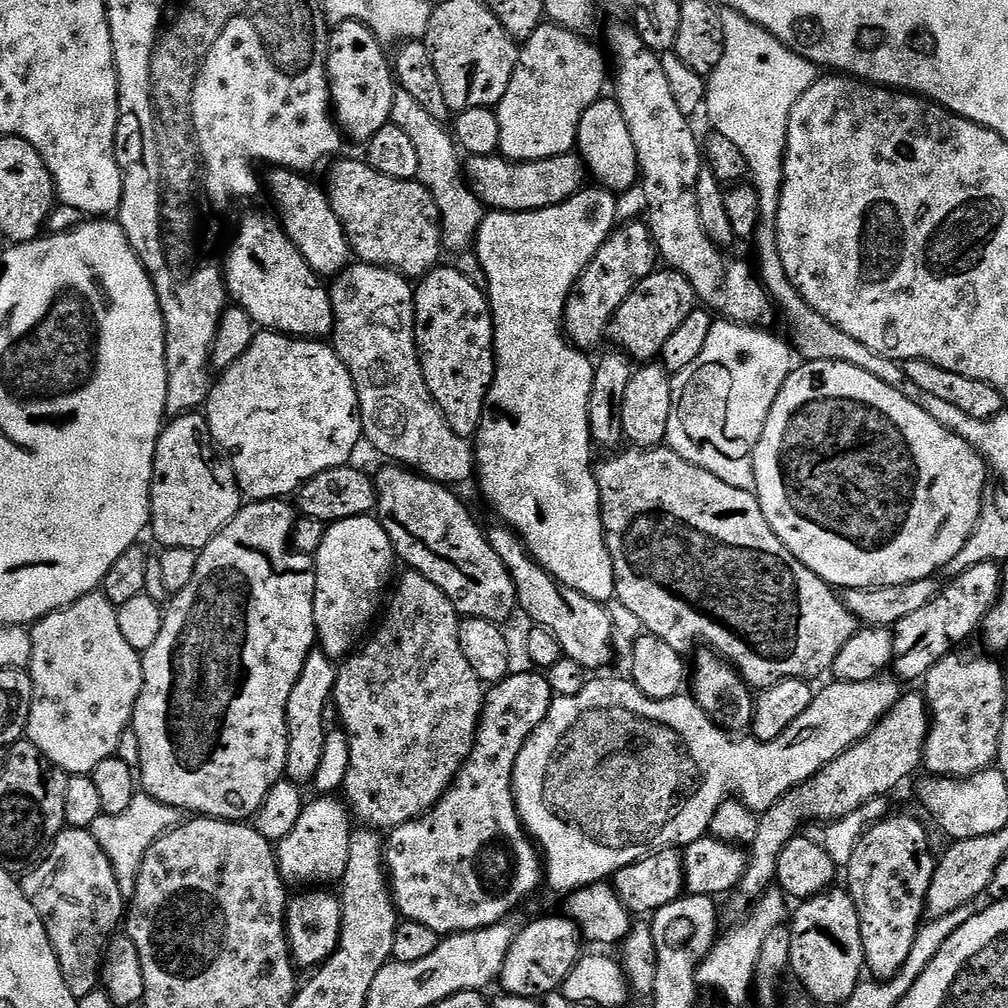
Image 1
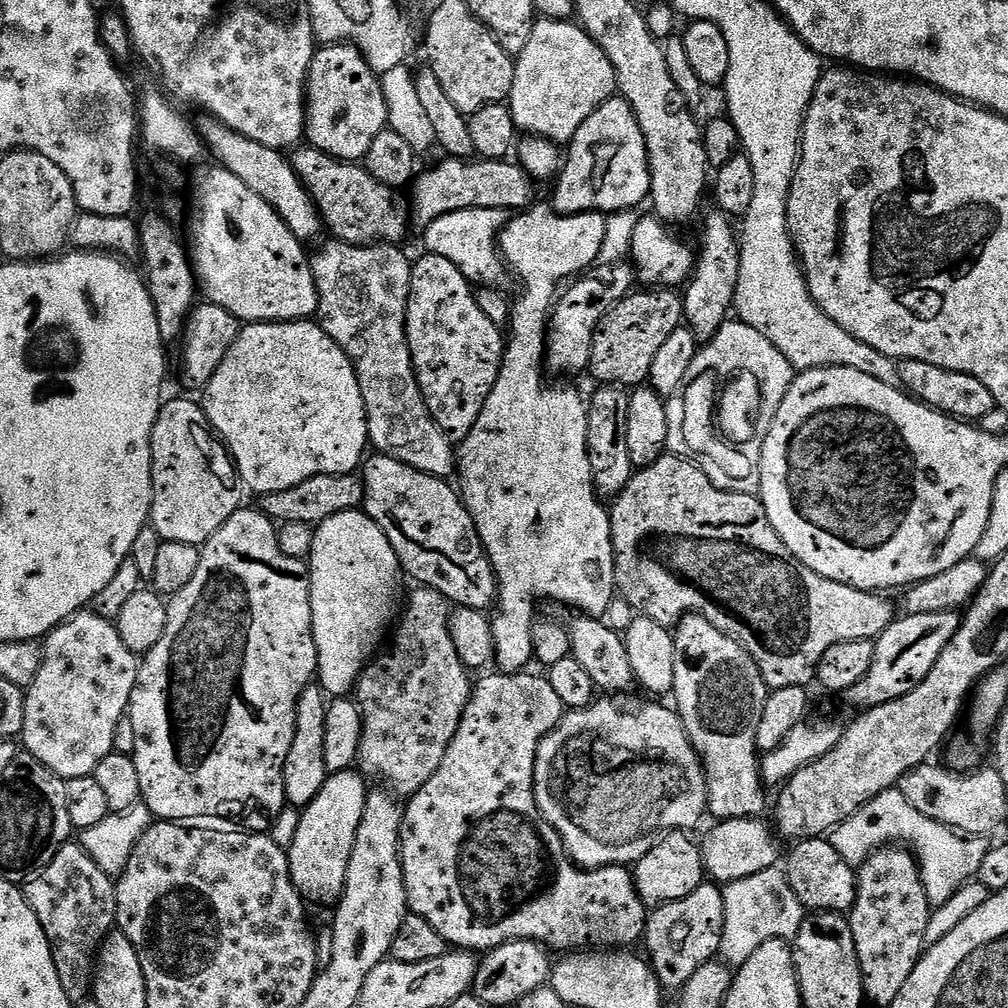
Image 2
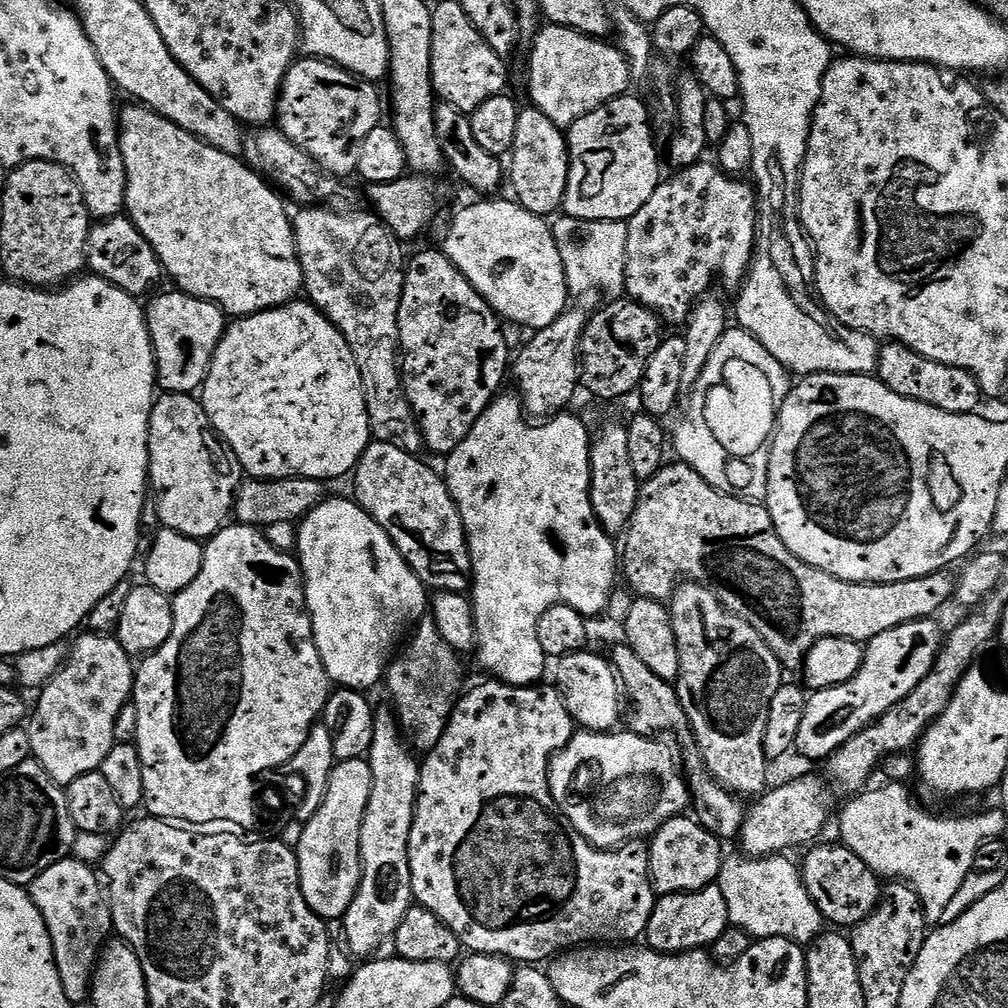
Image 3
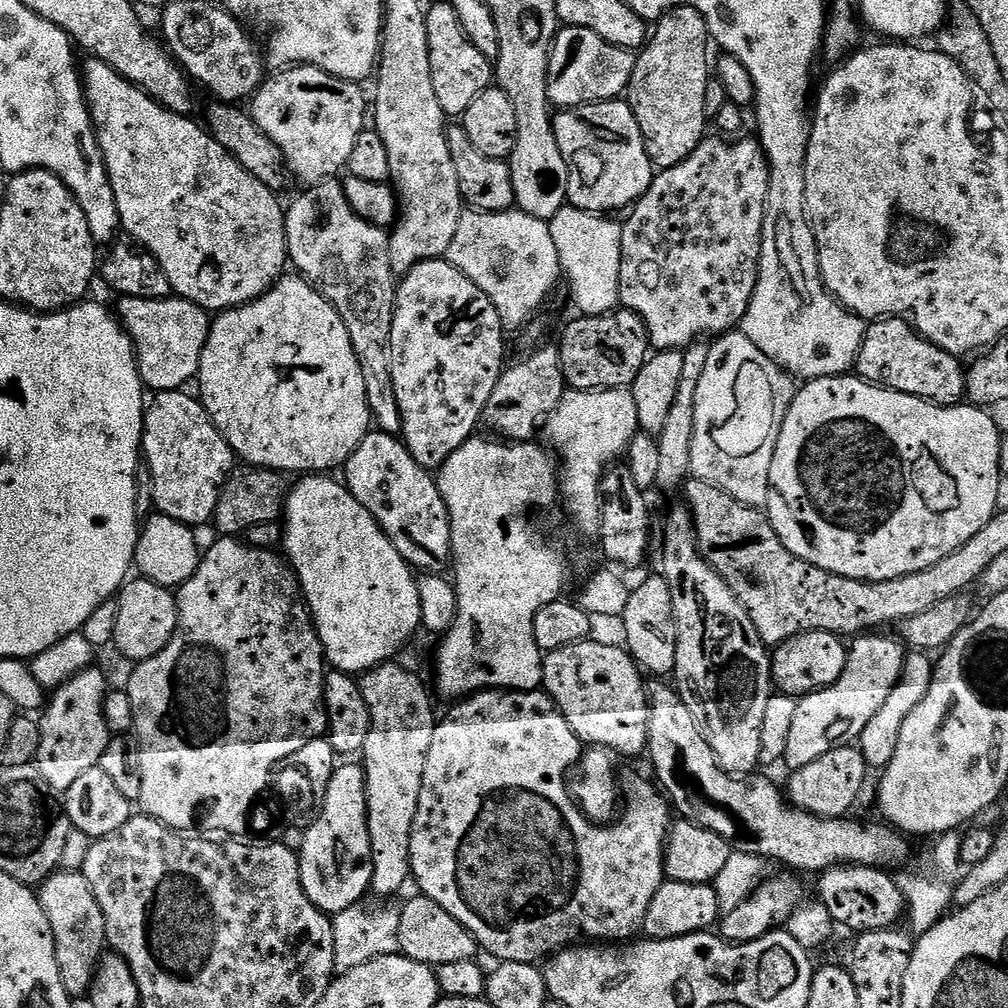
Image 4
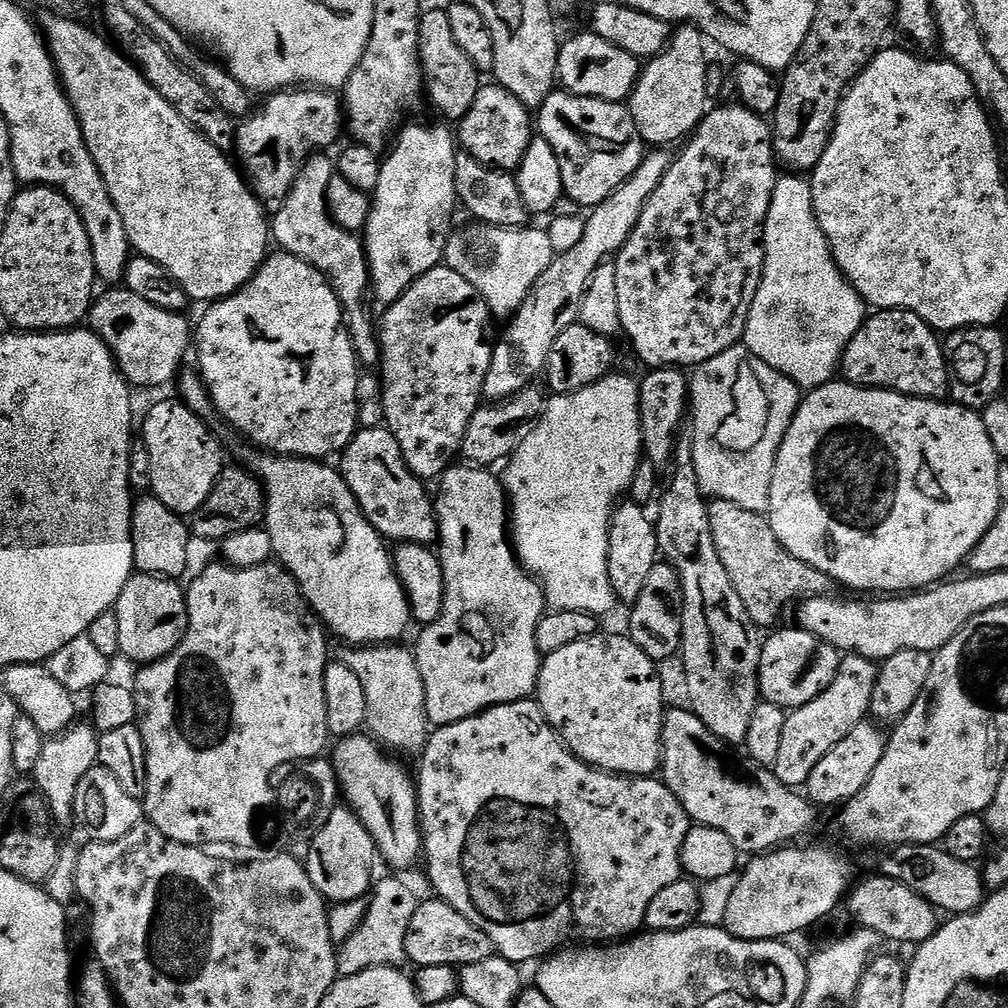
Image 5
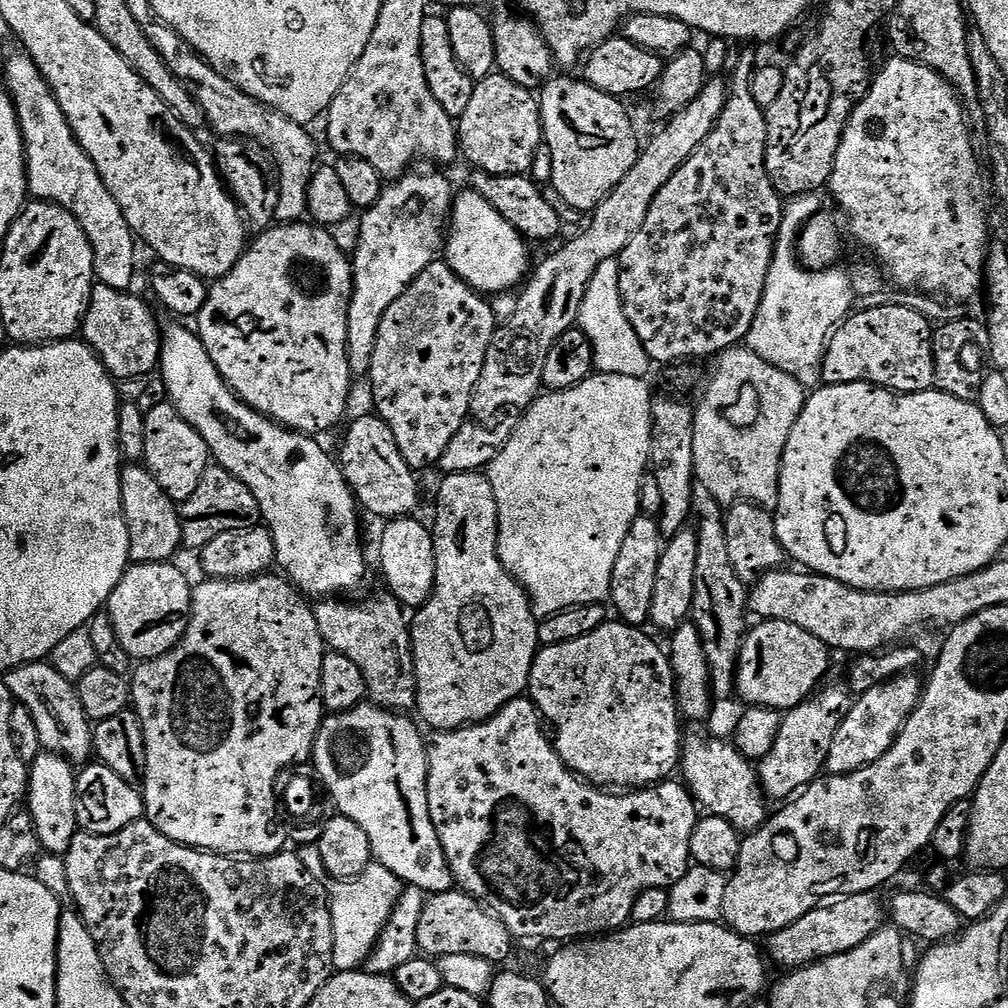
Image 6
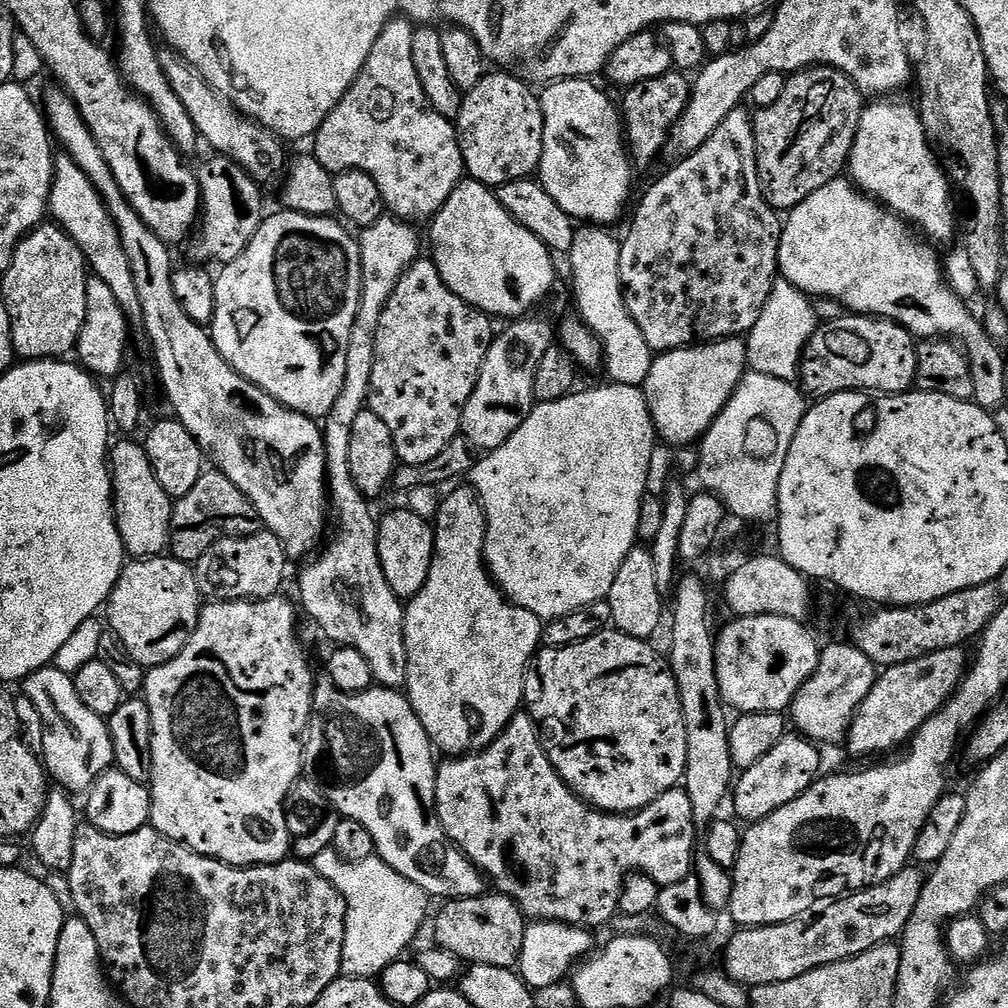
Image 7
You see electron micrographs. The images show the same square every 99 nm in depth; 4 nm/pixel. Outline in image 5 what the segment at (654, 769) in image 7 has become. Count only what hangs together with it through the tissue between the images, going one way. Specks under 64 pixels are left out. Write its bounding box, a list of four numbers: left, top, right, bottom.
[534,634,666,777]

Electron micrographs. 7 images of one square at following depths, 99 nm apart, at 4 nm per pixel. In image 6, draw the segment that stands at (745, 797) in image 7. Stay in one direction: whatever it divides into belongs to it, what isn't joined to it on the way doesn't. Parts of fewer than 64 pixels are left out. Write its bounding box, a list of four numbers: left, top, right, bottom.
[758,687,854,802]

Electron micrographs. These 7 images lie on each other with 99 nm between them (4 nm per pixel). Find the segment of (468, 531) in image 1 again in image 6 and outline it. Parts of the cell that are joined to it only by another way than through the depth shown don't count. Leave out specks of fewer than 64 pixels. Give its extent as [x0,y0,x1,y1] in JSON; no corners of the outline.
[338,416,420,521]

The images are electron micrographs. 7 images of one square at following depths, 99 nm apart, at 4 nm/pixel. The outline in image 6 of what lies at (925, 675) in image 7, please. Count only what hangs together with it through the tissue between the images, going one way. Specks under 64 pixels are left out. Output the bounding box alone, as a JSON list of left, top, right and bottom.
[827,674,922,776]

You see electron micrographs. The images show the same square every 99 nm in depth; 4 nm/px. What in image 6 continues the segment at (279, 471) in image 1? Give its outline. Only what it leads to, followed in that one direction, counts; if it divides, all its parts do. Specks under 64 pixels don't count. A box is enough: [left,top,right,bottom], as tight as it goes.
[198,222,354,434]

